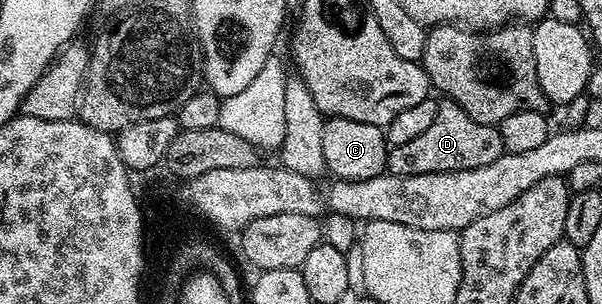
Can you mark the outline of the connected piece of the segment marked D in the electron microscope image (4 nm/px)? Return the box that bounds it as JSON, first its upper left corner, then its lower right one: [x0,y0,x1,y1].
[387,100,504,174]

